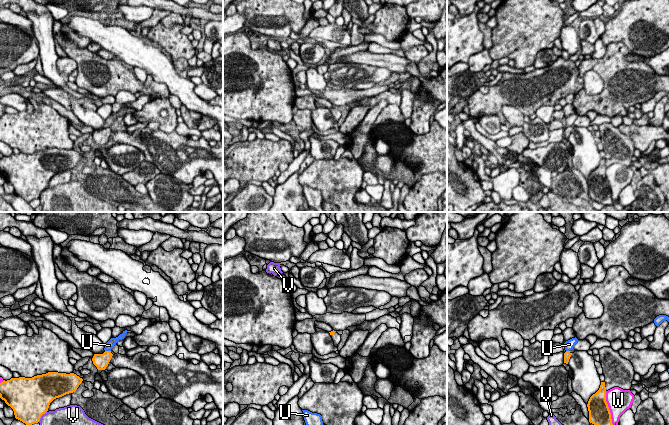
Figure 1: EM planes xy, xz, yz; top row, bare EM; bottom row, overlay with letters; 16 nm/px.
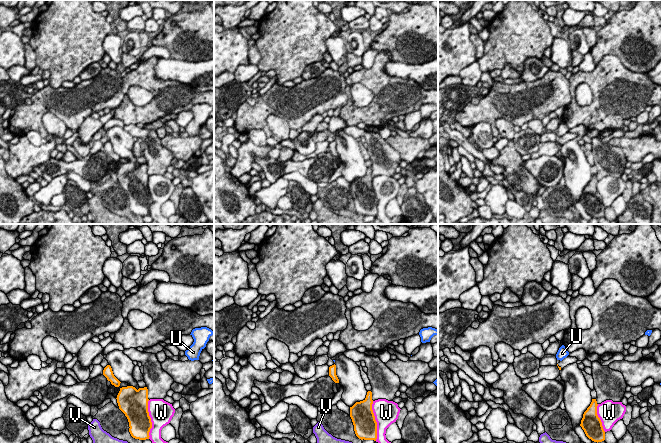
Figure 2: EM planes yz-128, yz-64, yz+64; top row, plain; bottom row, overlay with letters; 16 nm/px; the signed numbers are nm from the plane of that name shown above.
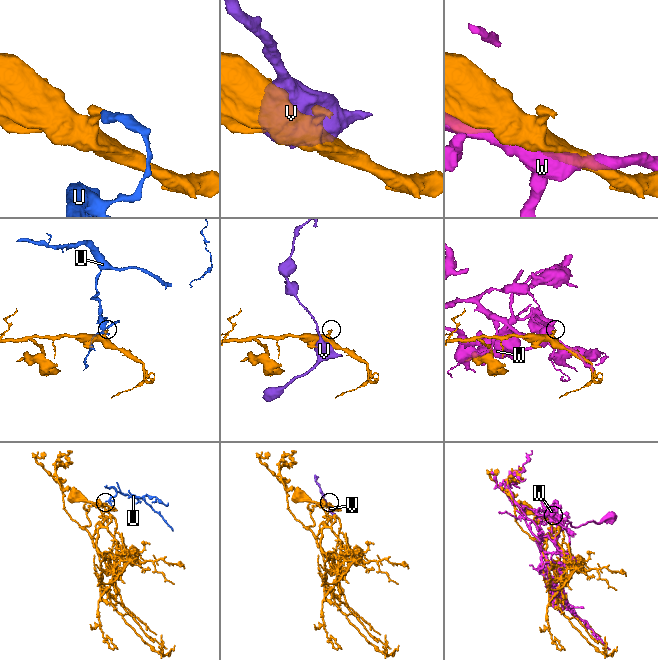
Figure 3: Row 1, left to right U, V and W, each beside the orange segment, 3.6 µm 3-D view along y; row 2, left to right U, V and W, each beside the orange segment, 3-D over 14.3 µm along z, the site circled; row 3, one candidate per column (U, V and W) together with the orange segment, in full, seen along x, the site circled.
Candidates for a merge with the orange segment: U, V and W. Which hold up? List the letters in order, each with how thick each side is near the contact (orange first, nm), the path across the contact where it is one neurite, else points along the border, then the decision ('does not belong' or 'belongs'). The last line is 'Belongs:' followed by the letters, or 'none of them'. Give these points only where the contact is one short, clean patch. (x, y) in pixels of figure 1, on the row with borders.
U: calibres 240 and 140 nm; border xy (105, 350), (110, 351); does not belong
V: calibres 500 and 240 nm; does not belong
W: calibres 360 and 380 nm; does not belong
Belongs: none of them

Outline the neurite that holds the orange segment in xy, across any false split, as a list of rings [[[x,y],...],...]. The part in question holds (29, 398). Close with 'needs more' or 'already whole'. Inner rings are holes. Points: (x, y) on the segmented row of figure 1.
[[[48,372],[32,378],[11,378],[0,383],[0,398],[13,409],[16,419],[26,425],[32,425],[40,421],[54,399],[75,392],[82,381],[83,379],[74,373],[58,372]]]; already whole

